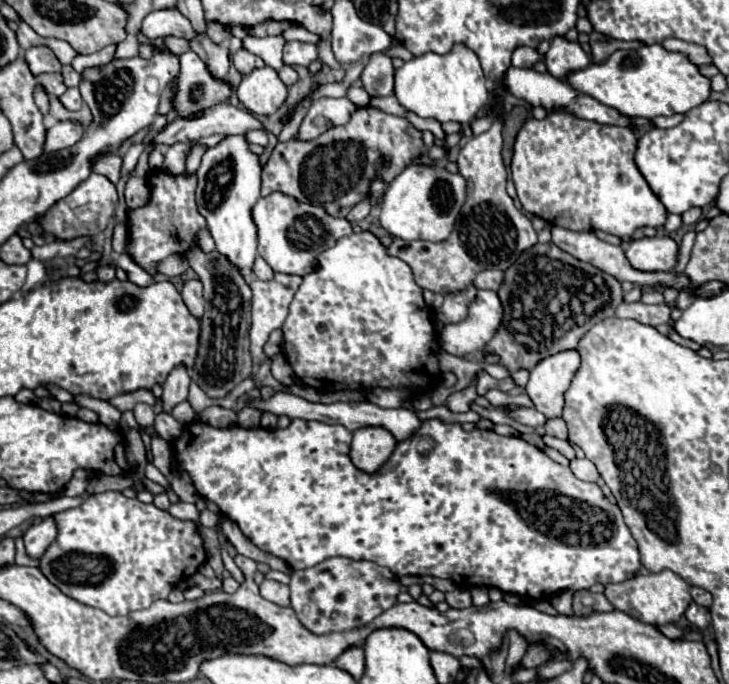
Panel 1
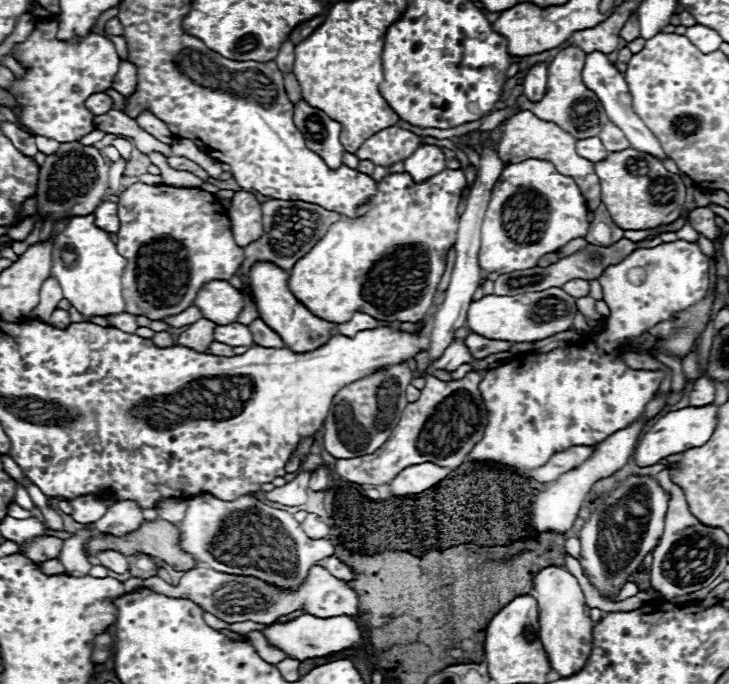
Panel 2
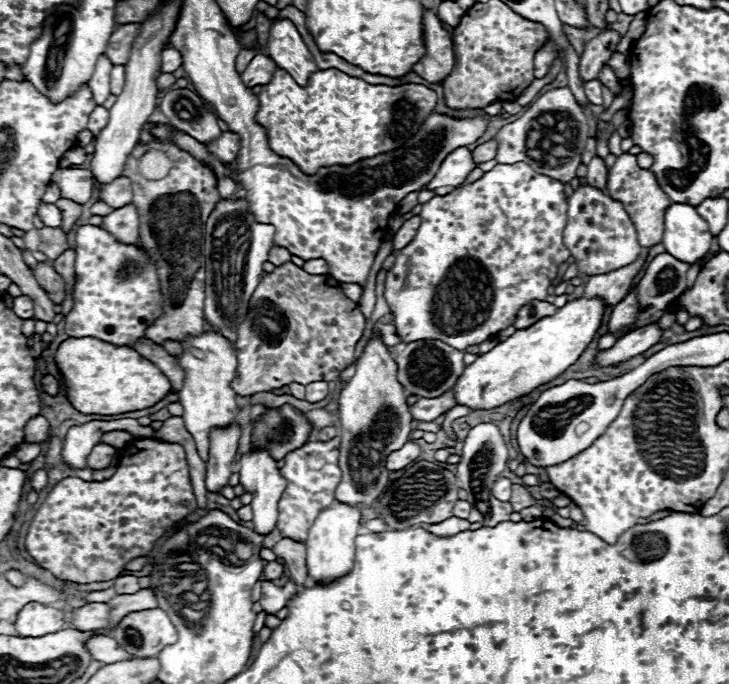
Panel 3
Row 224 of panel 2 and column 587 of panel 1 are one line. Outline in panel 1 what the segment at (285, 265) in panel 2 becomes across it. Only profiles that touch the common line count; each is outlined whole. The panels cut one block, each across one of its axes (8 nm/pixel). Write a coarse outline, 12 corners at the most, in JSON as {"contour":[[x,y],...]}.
{"contour":[[556,244],[504,272],[480,352],[532,370],[614,316],[614,276]]}

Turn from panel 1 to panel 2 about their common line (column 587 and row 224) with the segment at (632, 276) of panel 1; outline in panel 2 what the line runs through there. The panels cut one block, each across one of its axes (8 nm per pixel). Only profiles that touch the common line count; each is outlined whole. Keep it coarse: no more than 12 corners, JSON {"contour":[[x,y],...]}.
{"contour":[[234,192],[228,208],[240,248],[262,236],[262,208],[252,192]]}

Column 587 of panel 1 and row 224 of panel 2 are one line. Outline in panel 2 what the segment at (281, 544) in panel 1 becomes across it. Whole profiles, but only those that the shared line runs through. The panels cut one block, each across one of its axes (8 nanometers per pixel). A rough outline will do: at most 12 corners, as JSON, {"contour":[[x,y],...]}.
{"contour":[[508,164],[482,222],[480,268],[528,270],[588,232],[576,182]]}

